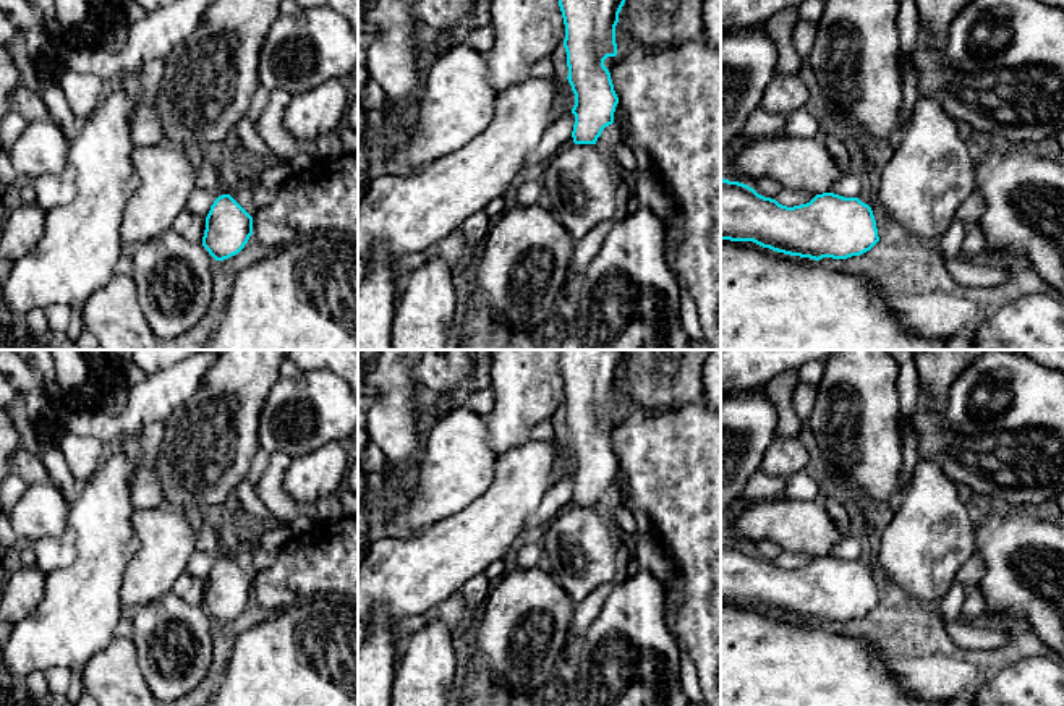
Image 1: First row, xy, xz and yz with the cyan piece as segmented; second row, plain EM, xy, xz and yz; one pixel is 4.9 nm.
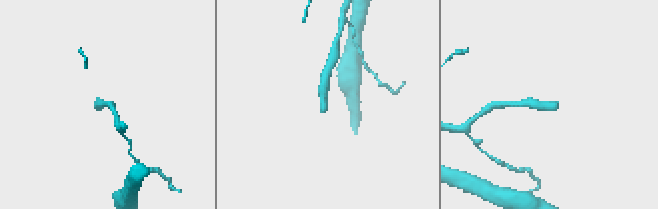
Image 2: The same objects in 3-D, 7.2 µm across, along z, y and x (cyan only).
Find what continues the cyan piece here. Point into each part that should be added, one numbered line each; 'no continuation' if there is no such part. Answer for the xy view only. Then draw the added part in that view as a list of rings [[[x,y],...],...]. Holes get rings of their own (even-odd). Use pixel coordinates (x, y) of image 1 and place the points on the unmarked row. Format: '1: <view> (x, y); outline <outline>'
no continuation

